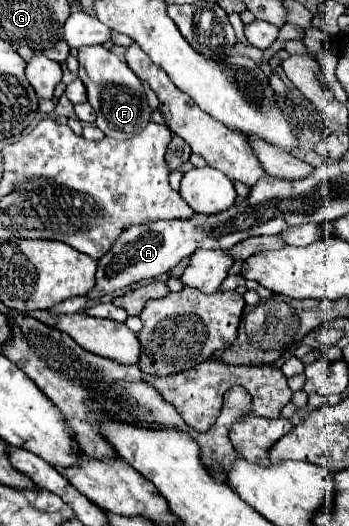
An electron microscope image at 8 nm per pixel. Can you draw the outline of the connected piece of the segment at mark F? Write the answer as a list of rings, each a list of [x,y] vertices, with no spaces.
[[[85,46],[79,50],[79,78],[87,86],[89,104],[97,112],[95,126],[115,140],[127,140],[139,134],[149,124],[151,108],[147,104],[145,92],[141,88],[139,78],[131,72],[131,68],[119,60],[113,52],[103,46]]]

